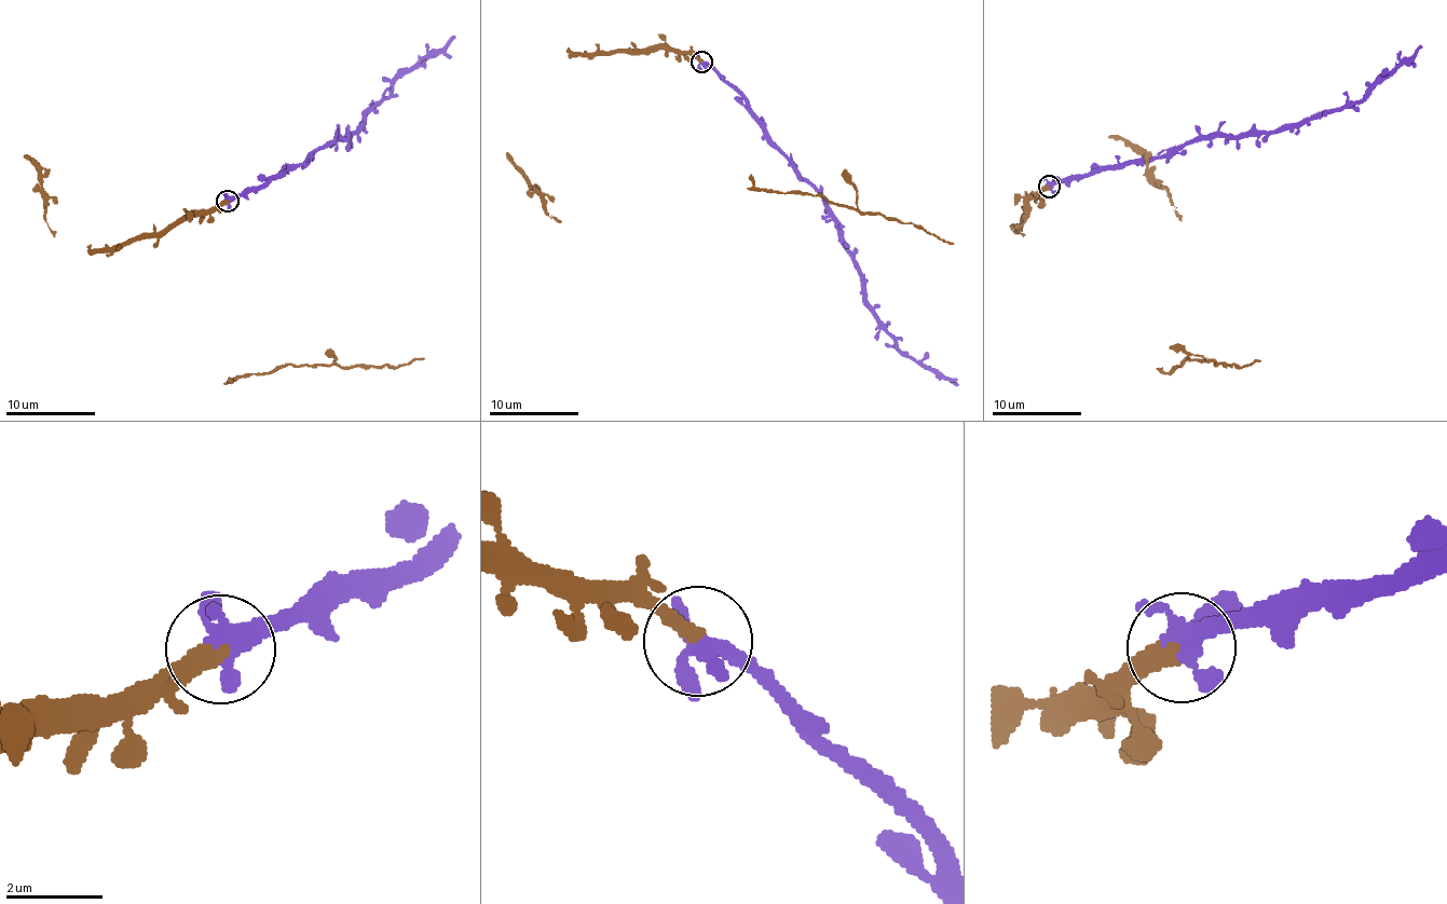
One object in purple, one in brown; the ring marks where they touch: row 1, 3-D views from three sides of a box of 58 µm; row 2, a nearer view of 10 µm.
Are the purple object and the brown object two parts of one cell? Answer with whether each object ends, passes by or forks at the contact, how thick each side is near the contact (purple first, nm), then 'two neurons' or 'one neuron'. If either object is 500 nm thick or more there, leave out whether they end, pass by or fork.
purple forks | brown ends | 320/360 nm | one neuron

